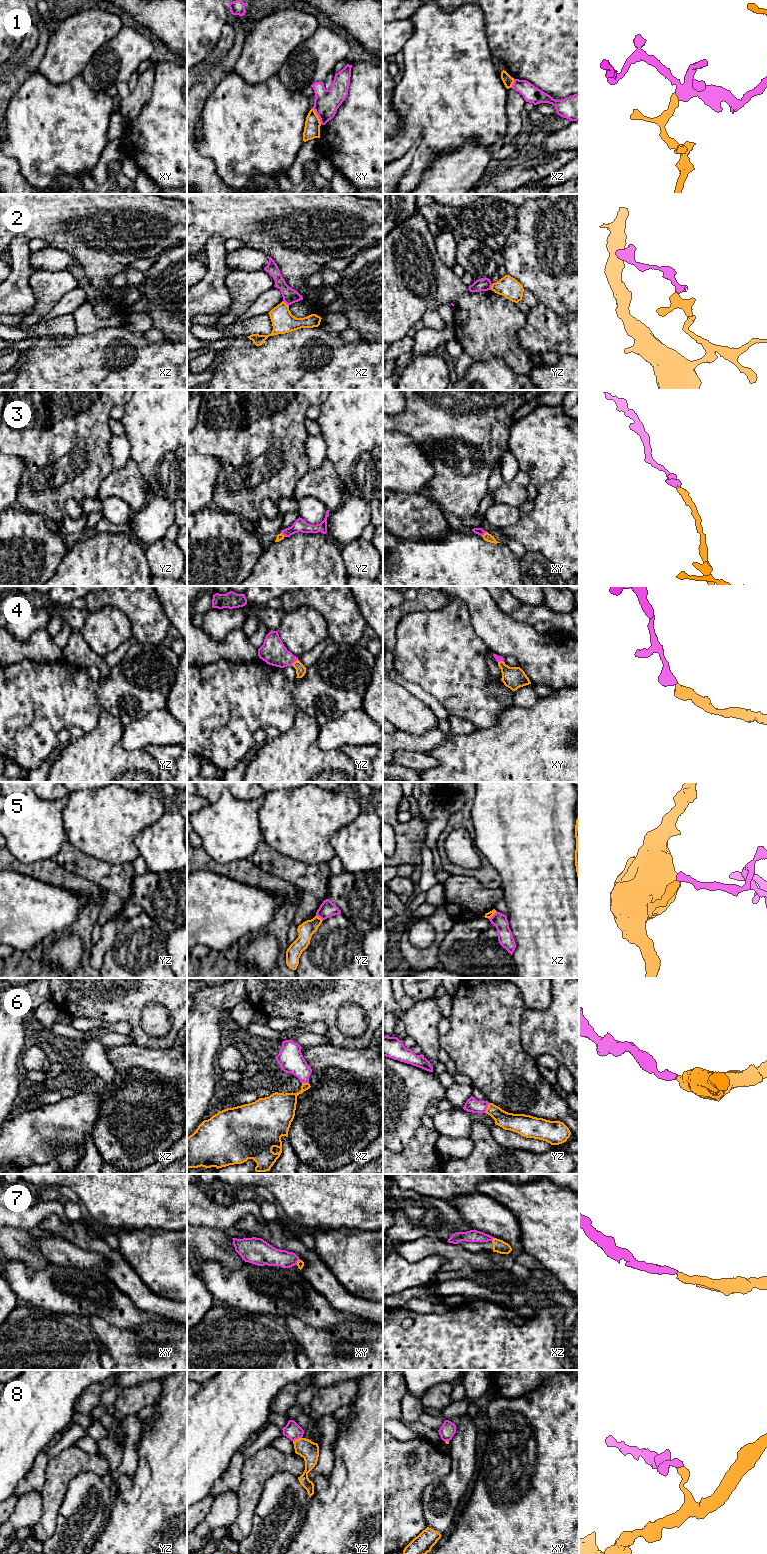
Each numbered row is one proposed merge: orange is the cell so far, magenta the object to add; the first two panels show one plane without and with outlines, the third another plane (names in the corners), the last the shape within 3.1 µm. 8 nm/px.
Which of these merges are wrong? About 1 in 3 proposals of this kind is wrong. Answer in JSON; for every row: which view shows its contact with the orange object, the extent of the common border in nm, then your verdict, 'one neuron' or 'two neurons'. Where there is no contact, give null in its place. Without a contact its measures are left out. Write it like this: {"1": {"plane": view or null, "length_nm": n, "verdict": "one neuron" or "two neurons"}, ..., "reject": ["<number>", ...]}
{"1": {"plane": "xy", "length_nm": 150, "verdict": "two neurons"}, "2": {"plane": "xz", "length_nm": 70, "verdict": "two neurons"}, "3": {"plane": "xy", "length_nm": 50, "verdict": "one neuron"}, "4": {"plane": "yz", "length_nm": 70, "verdict": "one neuron"}, "5": {"plane": "xz", "length_nm": 90, "verdict": "two neurons"}, "6": {"plane": "yz", "length_nm": 90, "verdict": "one neuron"}, "7": {"plane": "xz", "length_nm": 40, "verdict": "one neuron"}, "8": {"plane": "yz", "length_nm": 80, "verdict": "two neurons"}, "reject": ["1", "2", "5", "8"]}

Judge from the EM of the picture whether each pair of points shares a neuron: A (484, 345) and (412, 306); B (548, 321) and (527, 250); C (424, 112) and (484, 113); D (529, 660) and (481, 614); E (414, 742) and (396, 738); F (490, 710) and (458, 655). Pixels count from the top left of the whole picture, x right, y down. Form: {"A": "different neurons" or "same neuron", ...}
{"A": "same neuron", "B": "different neurons", "C": "same neuron", "D": "same neuron", "E": "same neuron", "F": "same neuron"}

